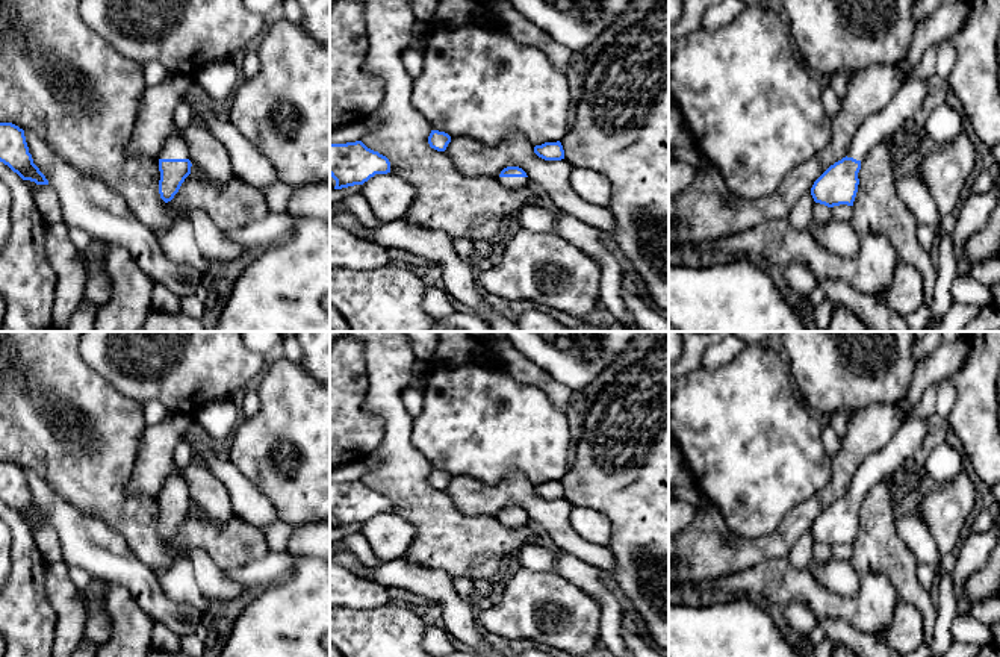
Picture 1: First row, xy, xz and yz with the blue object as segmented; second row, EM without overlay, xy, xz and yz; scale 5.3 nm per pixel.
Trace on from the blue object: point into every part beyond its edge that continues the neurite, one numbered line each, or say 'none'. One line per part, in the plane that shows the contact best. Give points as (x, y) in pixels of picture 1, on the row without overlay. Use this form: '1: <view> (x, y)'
1: xy (174, 486)

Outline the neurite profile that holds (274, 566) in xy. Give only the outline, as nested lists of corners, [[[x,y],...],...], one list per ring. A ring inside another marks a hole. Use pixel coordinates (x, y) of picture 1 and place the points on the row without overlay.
[[[269,551],[265,557],[253,563],[224,571],[224,575],[234,583],[244,584],[251,592],[256,592],[289,577],[295,565],[297,556],[287,551]]]

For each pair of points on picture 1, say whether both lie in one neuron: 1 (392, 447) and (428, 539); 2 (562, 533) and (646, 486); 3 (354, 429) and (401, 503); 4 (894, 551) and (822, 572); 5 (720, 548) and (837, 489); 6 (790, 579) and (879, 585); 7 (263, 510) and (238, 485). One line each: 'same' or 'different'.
1: same
2: different
3: different
4: different
5: same
6: same
7: same

